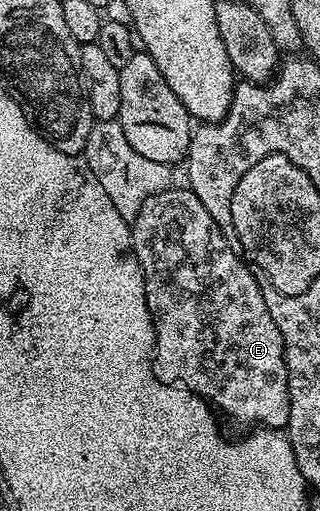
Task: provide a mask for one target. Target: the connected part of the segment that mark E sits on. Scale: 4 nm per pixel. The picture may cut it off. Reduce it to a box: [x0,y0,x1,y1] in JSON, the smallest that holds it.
[131,185,289,429]

